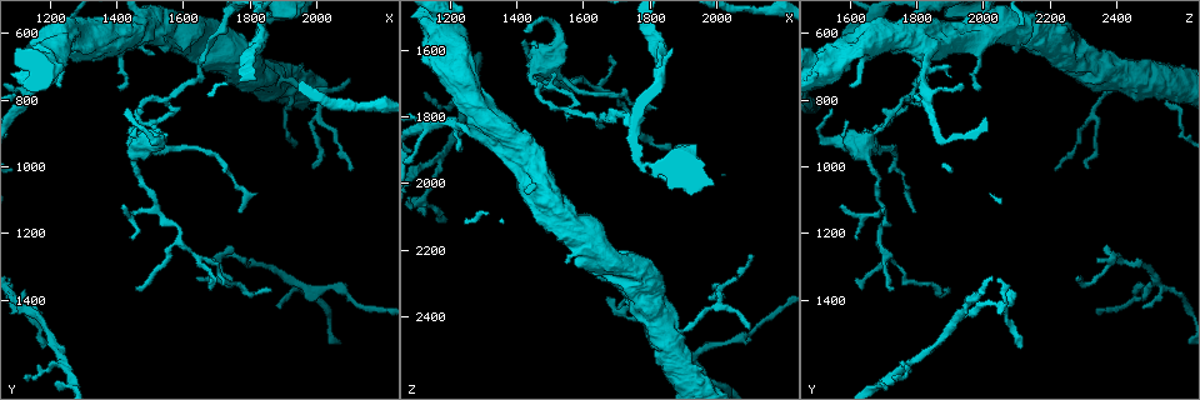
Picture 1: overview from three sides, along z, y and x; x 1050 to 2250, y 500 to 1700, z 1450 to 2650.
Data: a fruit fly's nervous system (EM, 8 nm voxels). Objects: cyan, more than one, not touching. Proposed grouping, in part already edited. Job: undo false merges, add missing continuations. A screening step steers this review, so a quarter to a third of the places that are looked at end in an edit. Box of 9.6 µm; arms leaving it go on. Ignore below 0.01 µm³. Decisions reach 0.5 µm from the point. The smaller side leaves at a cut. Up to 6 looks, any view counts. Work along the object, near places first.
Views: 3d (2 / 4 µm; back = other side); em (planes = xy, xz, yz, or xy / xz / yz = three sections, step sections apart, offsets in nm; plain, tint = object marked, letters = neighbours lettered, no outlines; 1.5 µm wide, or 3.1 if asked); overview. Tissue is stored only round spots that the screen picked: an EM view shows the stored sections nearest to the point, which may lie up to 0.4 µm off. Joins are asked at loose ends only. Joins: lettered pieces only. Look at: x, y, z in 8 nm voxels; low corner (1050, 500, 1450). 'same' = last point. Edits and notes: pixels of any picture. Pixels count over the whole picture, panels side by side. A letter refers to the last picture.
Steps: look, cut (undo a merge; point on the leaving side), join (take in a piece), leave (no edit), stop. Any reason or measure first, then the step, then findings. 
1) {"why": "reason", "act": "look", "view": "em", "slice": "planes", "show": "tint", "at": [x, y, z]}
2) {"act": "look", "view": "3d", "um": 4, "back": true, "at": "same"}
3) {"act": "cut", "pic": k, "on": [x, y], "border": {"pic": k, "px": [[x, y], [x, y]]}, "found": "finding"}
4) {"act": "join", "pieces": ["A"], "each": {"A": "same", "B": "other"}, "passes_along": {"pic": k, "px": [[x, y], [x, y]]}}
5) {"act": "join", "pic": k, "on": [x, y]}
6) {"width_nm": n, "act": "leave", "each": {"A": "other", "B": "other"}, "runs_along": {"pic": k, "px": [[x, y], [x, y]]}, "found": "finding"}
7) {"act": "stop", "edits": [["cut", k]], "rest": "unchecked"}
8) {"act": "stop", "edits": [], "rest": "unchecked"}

{"why": "calibre changes", "act": "look", "view": "3d", "um": 4, "at": [1270, 650, 1840]}

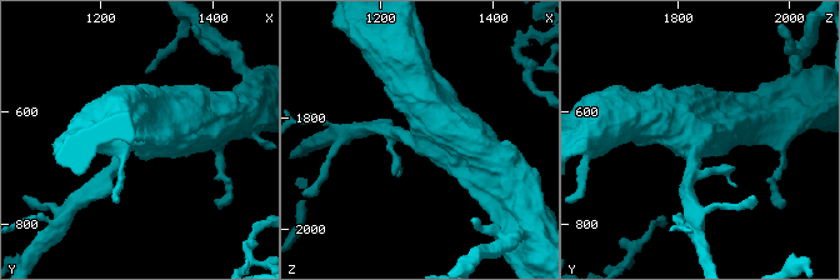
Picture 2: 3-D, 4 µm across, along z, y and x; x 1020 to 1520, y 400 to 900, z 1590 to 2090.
{"act": "look", "view": "em", "slice": "planes", "show": "letters", "at": [1280, 650, 1830]}

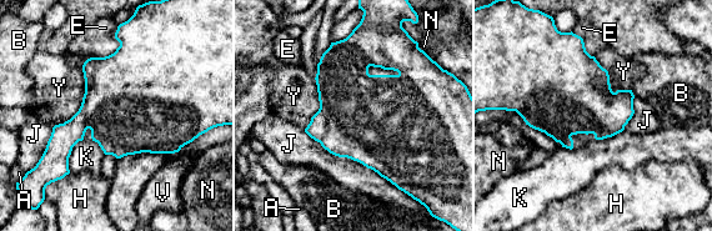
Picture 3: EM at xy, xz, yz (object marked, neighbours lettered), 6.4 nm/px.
{"longest_contact_nm": ["J", 700], "act": "leave", "each": {"A": "other", "B": "other", "E": "other", "H": "other", "J": "other", "K": "other", "N": "other", "V": "other", "Y": "other"}, "border": {"pic": 3, "px": [[83, 139], [73, 147], [69, 172]]}, "found": "all the same neuron"}

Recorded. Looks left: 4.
{"why": "tapers out", "act": "look", "view": "3d", "um": 2, "at": [1670, 1270, 2340]}

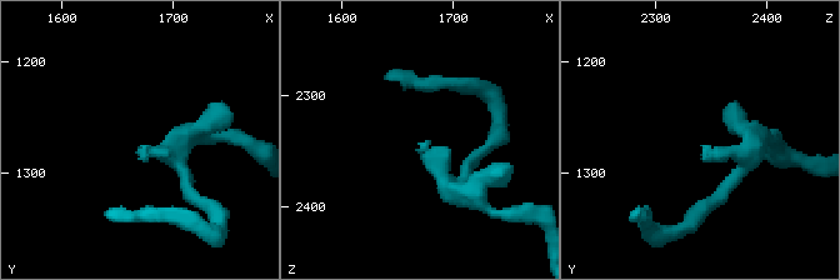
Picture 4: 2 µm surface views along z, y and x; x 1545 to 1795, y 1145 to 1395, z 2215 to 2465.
{"act": "look", "view": "em", "slice": "xz", "step": 4, "show": "letters", "at": [1672, 1278, 2342]}

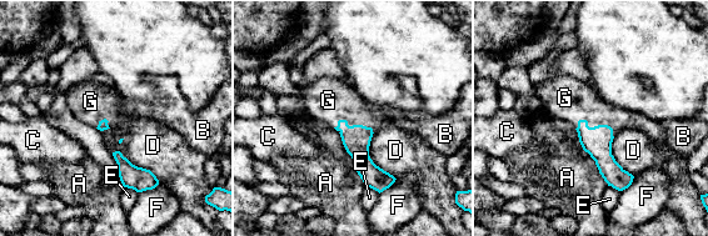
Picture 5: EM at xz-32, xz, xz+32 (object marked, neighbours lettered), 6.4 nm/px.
{"act": "look", "view": "em", "slice": "planes", "show": "letters", "at": "same"}

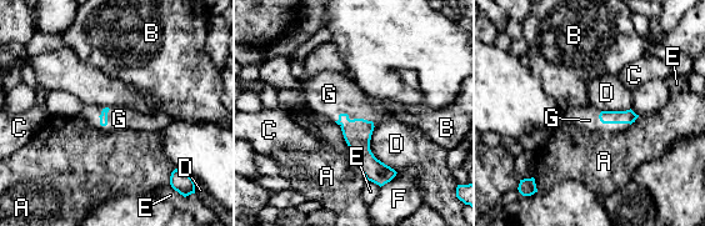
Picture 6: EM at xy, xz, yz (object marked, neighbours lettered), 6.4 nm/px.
{"longest_contact_nm": ["D", 340], "act": "join", "pieces": ["G"], "each": {"A": "other", "B": "other", "C": "other", "D": "other", "E": "other", "F": "other", "G": "same"}, "passes_along": {"pic": 6, "px": [[356, 132], [354, 119], [329, 94]]}, "found": "it goes on there"}

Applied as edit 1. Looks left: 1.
{"act": "stop", "edits": [["join", 6]], "rest": "unchecked"}

